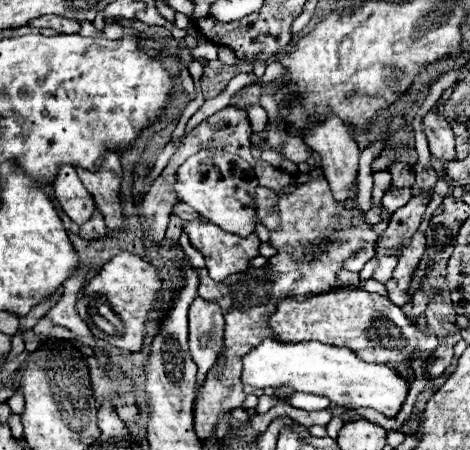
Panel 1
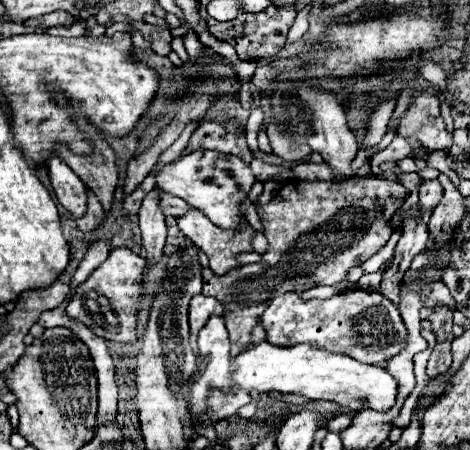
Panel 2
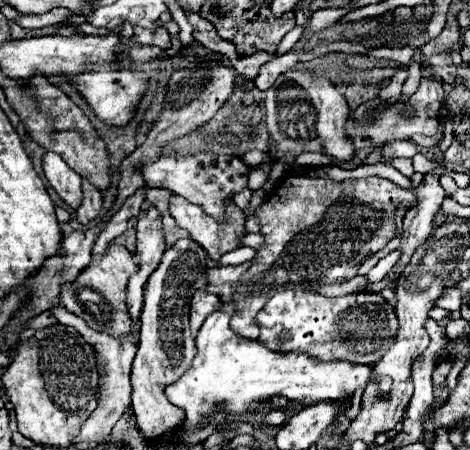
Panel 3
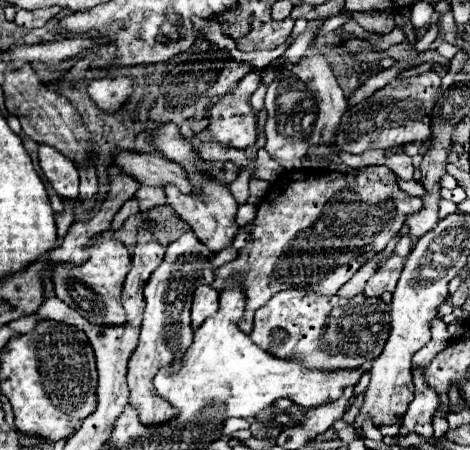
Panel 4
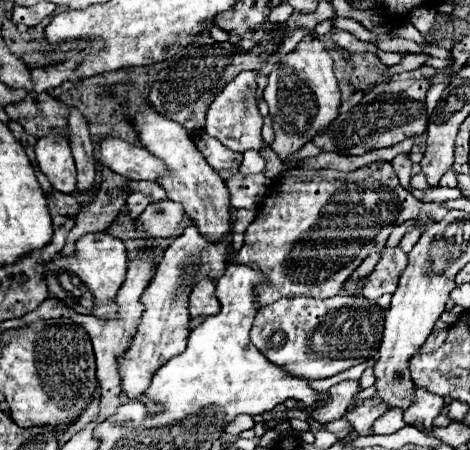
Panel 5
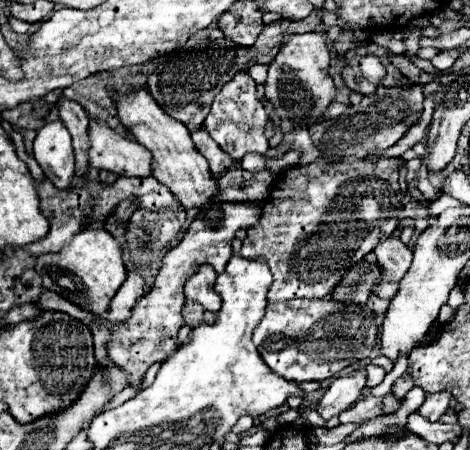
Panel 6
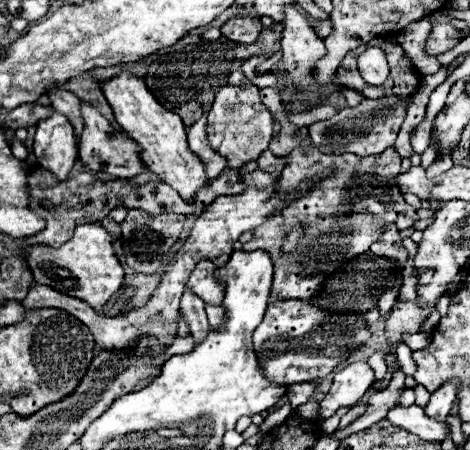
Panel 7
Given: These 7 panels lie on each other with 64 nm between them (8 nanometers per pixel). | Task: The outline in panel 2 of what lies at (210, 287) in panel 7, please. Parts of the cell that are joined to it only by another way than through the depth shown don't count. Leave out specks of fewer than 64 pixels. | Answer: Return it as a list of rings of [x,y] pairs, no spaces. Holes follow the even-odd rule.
[[[196,294],[192,296],[190,302],[190,344],[194,348],[194,352],[198,354],[198,346],[196,346],[196,336],[200,332],[200,328],[206,324],[206,320],[212,314],[224,314],[224,306],[212,298],[212,296],[204,296],[204,294]]]

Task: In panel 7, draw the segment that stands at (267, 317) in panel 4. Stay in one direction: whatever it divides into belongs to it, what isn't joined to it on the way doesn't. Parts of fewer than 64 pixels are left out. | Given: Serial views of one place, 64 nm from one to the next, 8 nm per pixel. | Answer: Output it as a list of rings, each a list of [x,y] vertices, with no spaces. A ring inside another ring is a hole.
[[[272,300],[264,320],[254,330],[254,352],[268,380],[280,386],[292,386],[296,382],[324,378],[346,360],[354,348],[366,344],[368,338],[370,330],[362,314],[328,316],[328,312],[312,308],[306,300]]]

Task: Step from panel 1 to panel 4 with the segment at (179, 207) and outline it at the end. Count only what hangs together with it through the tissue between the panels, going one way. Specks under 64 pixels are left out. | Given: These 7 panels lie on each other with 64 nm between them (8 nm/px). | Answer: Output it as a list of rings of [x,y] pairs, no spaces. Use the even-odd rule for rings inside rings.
[[[142,186],[136,196],[134,196],[140,204],[140,212],[138,214],[144,214],[148,208],[152,206],[158,206],[158,204],[166,204],[166,196],[164,196],[164,190],[162,188],[146,188]]]

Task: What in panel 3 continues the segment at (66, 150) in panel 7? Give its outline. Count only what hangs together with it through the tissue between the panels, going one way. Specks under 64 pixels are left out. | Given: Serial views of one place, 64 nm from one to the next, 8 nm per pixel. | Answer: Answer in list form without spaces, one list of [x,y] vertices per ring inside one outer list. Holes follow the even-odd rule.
[[[46,152],[42,158],[42,168],[50,186],[58,192],[58,196],[72,208],[78,208],[82,202],[80,176],[60,158],[56,152]]]

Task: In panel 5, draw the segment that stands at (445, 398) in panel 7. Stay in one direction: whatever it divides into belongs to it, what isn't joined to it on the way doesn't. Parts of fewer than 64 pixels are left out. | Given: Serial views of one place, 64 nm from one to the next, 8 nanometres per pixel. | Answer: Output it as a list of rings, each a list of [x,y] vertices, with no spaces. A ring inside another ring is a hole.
[[[416,390],[416,402],[404,412],[406,424],[414,424],[420,420],[426,428],[432,426],[434,418],[442,412],[444,408],[444,398],[438,394],[430,394],[424,390]]]

